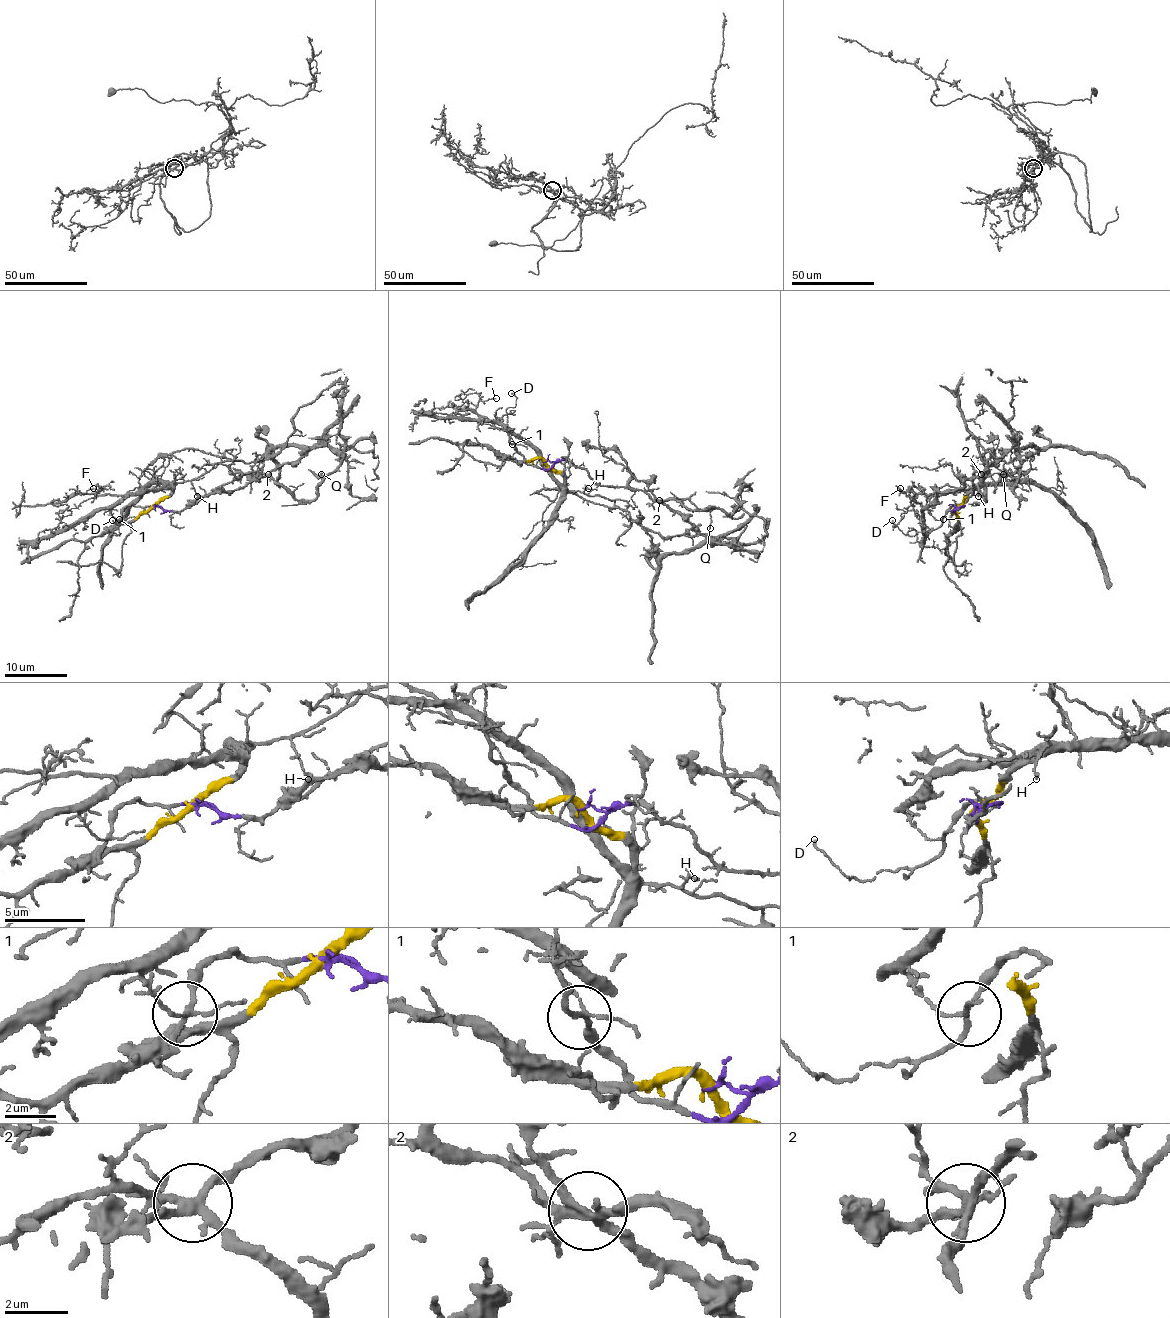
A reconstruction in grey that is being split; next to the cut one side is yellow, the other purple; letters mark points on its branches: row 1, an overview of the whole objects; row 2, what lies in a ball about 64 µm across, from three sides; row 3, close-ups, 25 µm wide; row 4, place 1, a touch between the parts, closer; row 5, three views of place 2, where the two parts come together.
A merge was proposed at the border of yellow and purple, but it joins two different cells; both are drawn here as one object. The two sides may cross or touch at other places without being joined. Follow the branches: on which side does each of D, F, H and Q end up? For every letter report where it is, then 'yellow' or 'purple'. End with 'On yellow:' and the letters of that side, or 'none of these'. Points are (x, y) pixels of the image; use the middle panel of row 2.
D: (511, 393) | purple
F: (496, 398) | yellow
H: (588, 488) | yellow
Q: (710, 528) | purple
On yellow: F, H

